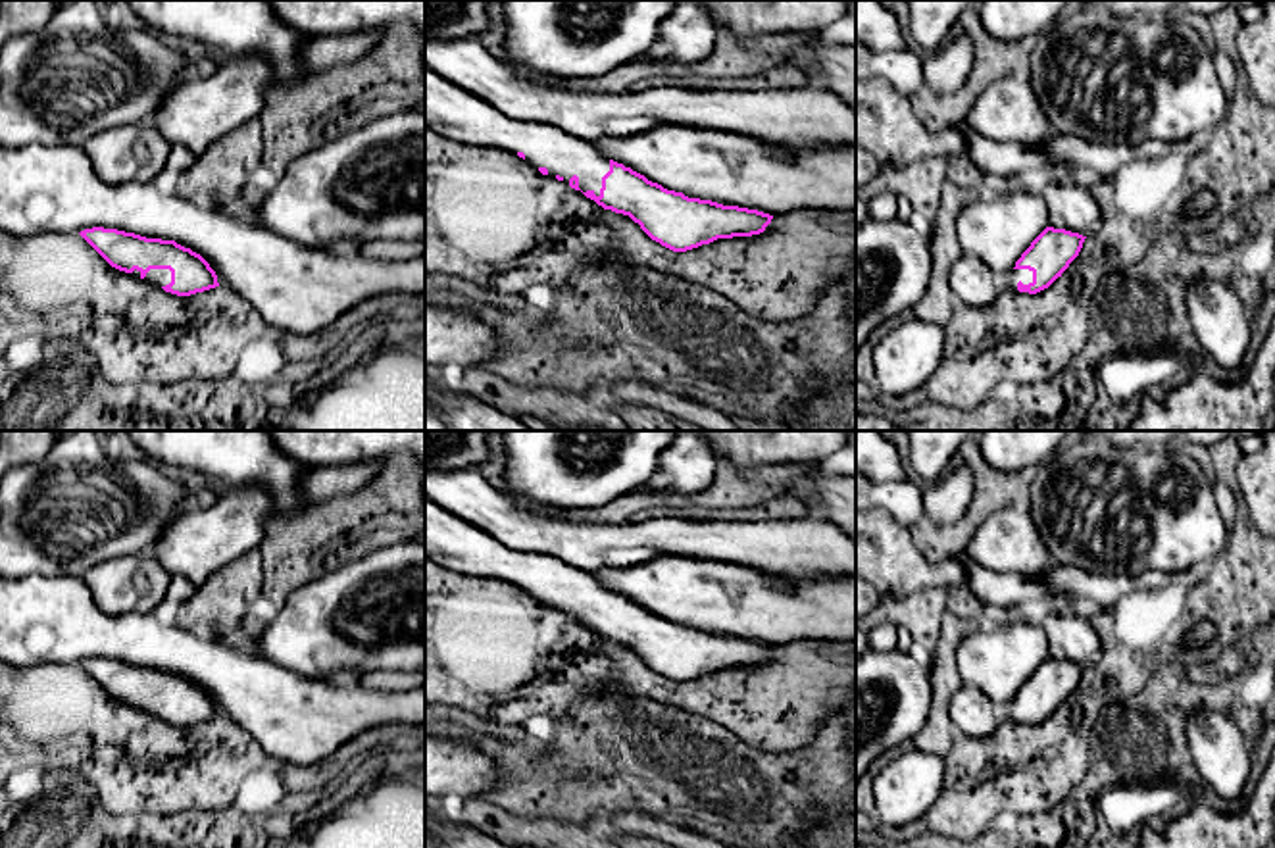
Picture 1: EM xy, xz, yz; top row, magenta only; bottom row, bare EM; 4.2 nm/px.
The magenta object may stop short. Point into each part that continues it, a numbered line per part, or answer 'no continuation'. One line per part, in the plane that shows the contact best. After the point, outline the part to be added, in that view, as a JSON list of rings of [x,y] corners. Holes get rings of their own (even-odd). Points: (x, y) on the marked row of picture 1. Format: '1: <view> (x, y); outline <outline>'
1: xz (452, 112); outline [[[425,65],[425,125],[438,135],[473,146],[523,152],[525,160],[546,167],[565,183],[579,177],[583,192],[600,196],[610,158],[592,142],[581,140],[546,123],[512,119],[487,100],[463,90]]]

